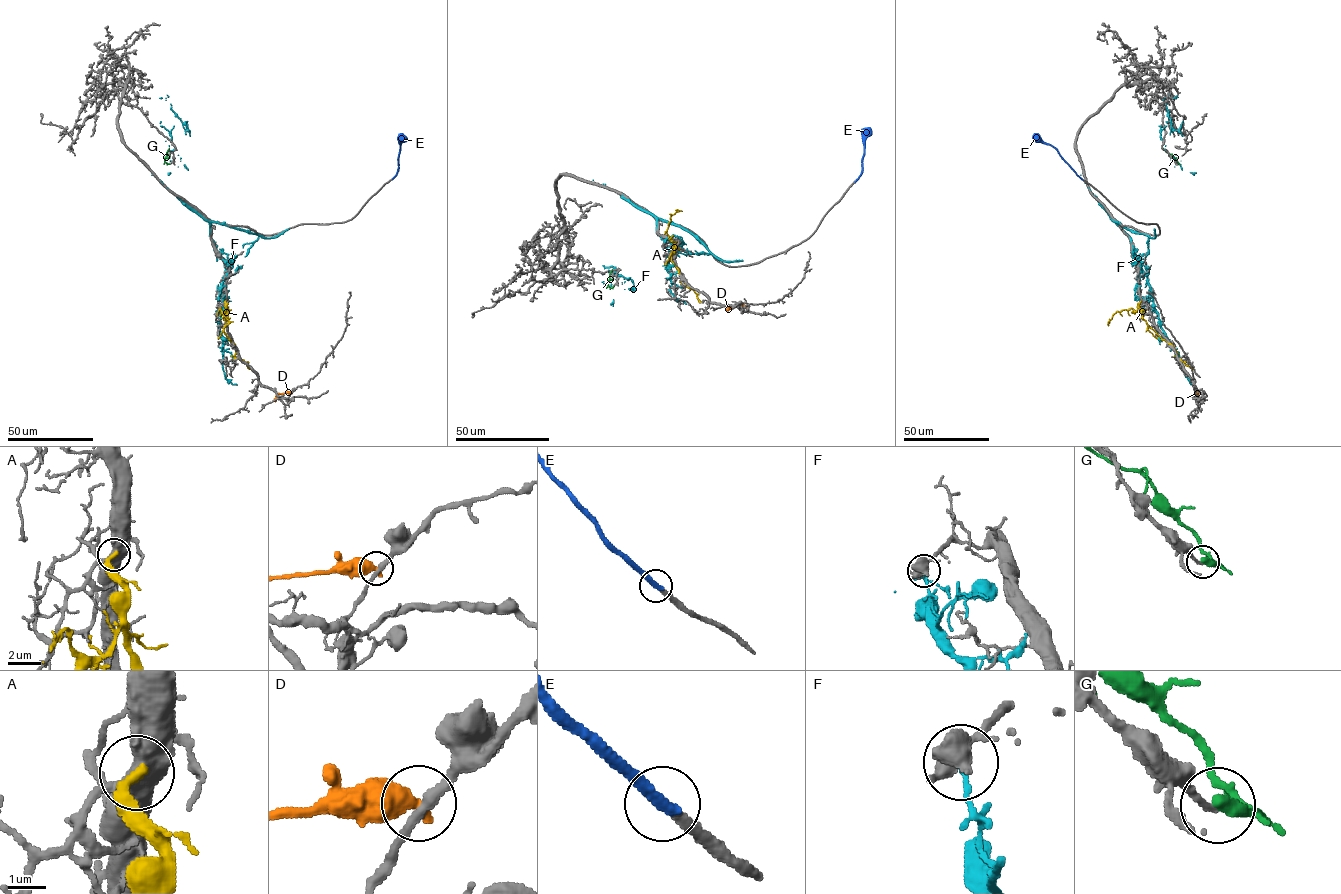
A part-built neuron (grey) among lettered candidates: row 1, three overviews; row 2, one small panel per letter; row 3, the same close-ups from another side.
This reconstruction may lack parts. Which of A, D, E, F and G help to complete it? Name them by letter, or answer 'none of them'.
none of them

